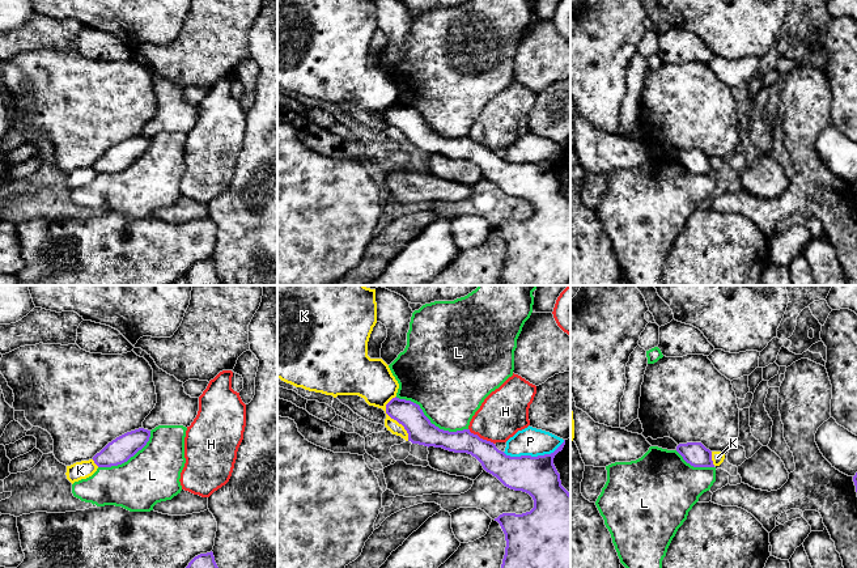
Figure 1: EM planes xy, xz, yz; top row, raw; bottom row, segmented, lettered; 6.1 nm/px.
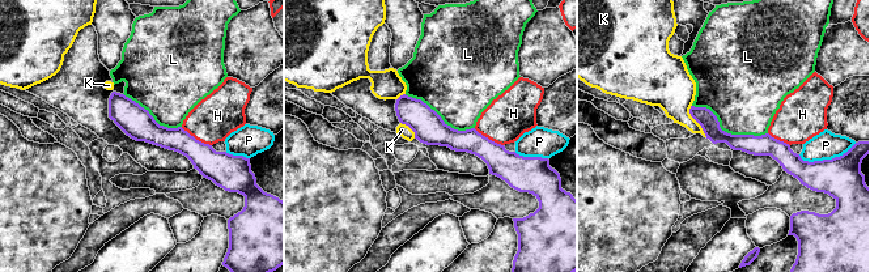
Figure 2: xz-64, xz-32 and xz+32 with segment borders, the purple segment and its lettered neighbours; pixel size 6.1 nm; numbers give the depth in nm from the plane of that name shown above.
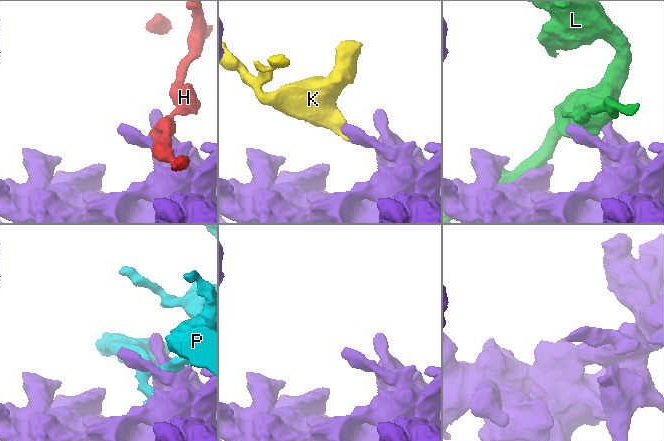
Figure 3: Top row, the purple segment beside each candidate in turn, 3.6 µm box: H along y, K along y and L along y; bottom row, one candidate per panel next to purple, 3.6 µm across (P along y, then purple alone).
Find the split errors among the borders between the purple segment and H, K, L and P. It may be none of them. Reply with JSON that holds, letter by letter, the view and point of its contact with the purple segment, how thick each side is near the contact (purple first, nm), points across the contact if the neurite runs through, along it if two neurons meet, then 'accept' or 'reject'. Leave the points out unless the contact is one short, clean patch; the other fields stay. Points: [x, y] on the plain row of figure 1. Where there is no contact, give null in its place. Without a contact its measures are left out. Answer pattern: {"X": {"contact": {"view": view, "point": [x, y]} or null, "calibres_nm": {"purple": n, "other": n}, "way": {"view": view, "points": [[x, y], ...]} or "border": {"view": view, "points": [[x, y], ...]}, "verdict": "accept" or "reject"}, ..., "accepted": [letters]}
{"H": {"contact": {"view": "xz", "point": [479, 144]}, "calibres_nm": {"purple": 160, "other": 280}, "verdict": "reject"}, "K": {"contact": {"view": "xz", "point": [393, 124]}, "calibres_nm": {"purple": 160, "other": 240}, "border": {"view": "xz", "points": [[395, 102], [386, 111], [386, 119], [403, 134], [408, 147]]}, "verdict": "reject"}, "L": {"contact": {"view": "xz", "point": [429, 127]}, "calibres_nm": {"purple": 160, "other": 440}, "verdict": "reject"}, "P": {"contact": {"view": "xz", "point": [533, 164]}, "calibres_nm": {"purple": 240, "other": 180}, "verdict": "reject"}, "accepted": []}

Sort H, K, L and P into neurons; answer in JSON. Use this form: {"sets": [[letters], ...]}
{"sets": [["H"], ["K"], ["L"], ["P"]]}

